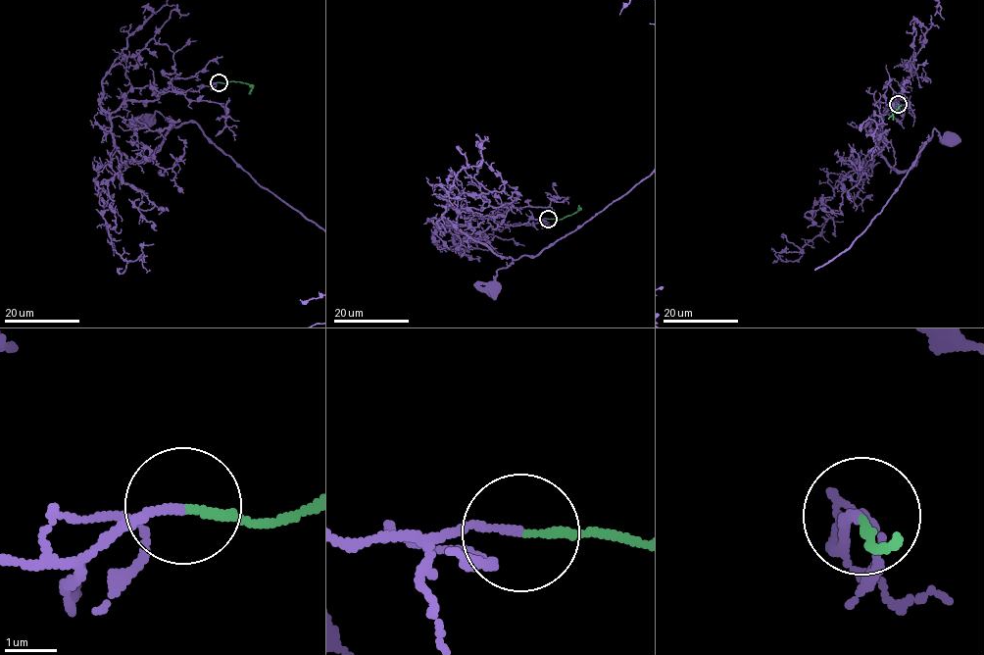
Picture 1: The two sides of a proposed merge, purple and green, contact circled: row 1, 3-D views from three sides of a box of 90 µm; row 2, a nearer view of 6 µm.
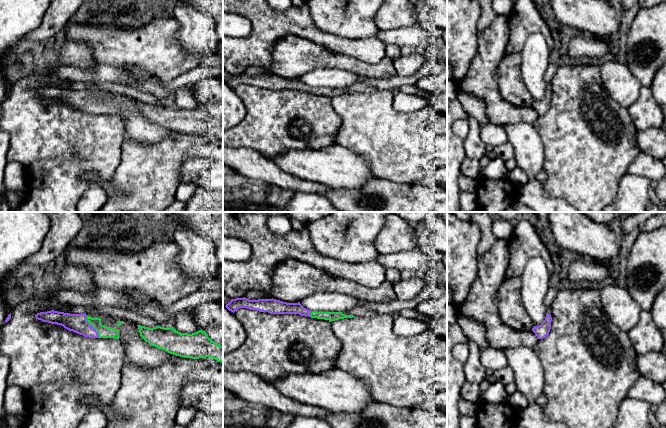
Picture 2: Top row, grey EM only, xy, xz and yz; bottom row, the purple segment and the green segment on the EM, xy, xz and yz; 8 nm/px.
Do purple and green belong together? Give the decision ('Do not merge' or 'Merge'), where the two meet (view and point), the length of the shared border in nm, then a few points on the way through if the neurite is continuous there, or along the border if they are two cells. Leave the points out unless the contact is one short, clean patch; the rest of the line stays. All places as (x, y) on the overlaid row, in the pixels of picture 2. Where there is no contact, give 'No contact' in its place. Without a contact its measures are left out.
Merge. Touches purple at xy (91, 326). Shared border 190 nm. Path across: xy (78, 323), (91, 326), (103, 331)

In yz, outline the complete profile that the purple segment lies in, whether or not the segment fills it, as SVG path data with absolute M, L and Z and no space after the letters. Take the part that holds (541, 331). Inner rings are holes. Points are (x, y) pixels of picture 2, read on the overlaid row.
M546 313L545 320L539 325L532 328L538 339L543 339L547 337L551 329L551 314Z

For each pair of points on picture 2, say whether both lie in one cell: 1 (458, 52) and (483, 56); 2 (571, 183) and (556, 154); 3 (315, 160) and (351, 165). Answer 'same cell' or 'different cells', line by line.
1: different cells
2: same cell
3: same cell

